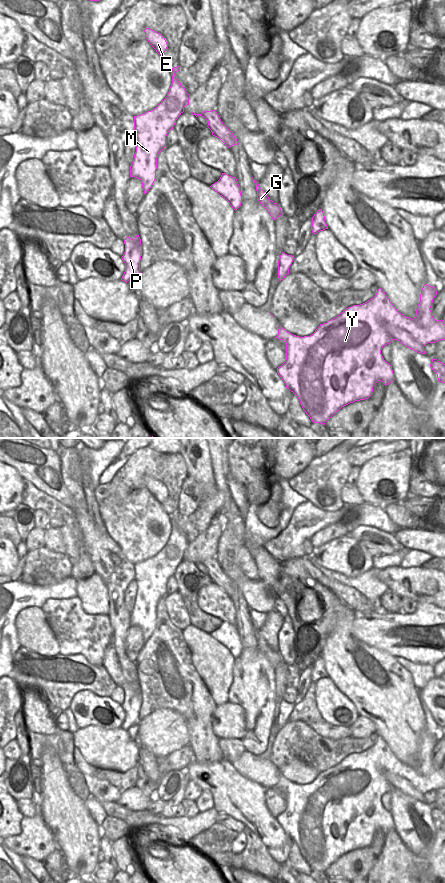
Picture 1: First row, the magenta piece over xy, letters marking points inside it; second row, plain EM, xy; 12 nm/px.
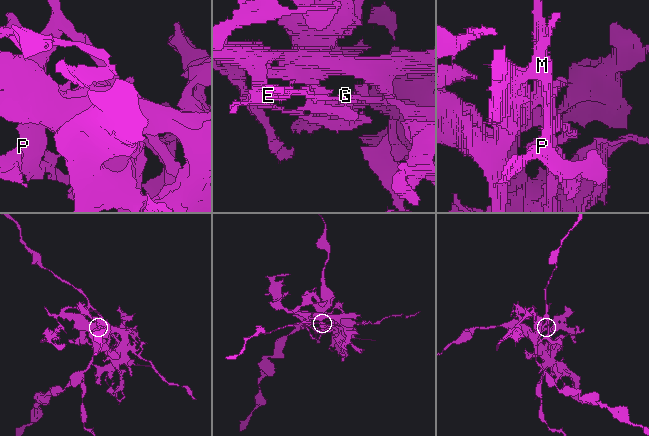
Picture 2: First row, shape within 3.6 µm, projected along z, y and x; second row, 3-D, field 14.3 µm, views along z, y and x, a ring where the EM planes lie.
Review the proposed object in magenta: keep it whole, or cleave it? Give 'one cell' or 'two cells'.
two cells

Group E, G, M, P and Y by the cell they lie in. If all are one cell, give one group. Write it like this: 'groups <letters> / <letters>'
groups E G / M P Y

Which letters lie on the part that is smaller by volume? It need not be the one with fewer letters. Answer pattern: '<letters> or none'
E, G

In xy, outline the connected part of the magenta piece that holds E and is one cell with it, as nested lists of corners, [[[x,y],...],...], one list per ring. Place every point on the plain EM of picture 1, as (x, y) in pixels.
[[[146,476],[144,480],[145,486],[148,488],[149,492],[159,503],[163,503],[168,495],[165,486],[160,481],[157,481],[156,479],[149,476]]]

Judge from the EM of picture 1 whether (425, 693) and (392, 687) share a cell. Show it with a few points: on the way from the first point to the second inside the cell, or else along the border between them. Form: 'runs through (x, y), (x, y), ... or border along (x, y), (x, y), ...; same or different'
border along (418, 690), (420, 697); different

